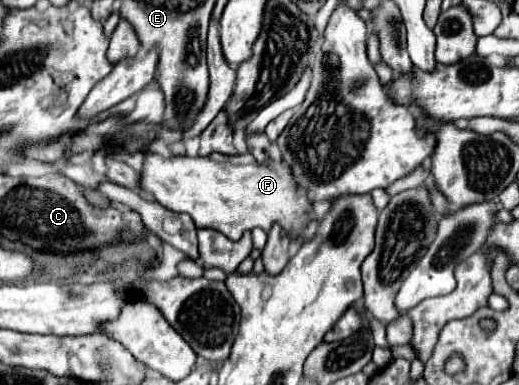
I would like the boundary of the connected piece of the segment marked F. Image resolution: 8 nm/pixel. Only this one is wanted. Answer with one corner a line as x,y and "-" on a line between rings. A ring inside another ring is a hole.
146,153
142,191
154,193
156,201
174,213
188,213
196,227
210,227
238,241
244,231
254,227
266,233
278,223
290,237
300,237
302,231
316,221
312,201
300,193
292,169
284,161
268,159
258,163
252,153
226,157
212,153
210,157
174,157
166,159
156,153

